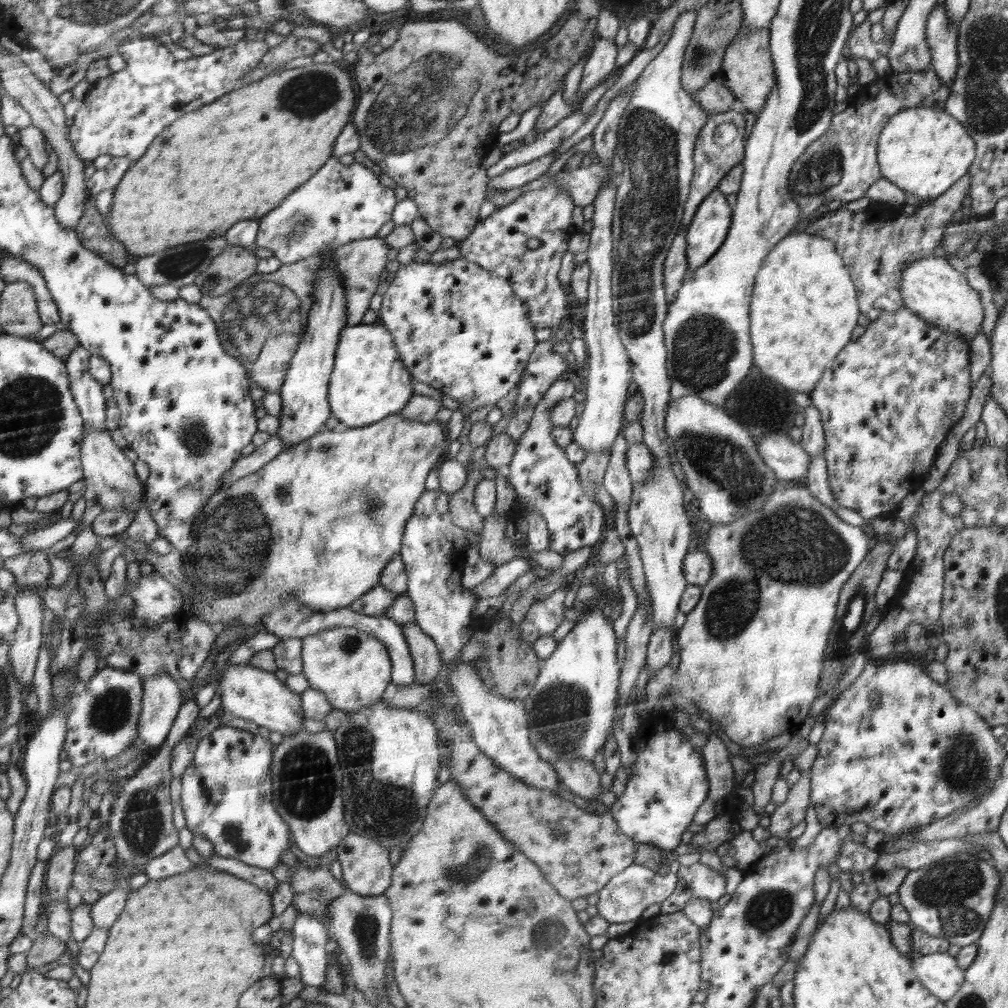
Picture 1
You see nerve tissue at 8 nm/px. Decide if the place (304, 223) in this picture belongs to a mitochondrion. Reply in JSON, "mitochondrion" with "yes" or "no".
{"mitochondrion":"yes"}

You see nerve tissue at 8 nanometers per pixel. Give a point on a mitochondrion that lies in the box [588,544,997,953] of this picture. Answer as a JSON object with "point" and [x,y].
{"point":[950,890]}

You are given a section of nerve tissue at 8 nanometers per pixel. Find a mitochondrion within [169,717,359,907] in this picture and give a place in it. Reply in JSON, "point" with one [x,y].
{"point":[306,776]}

